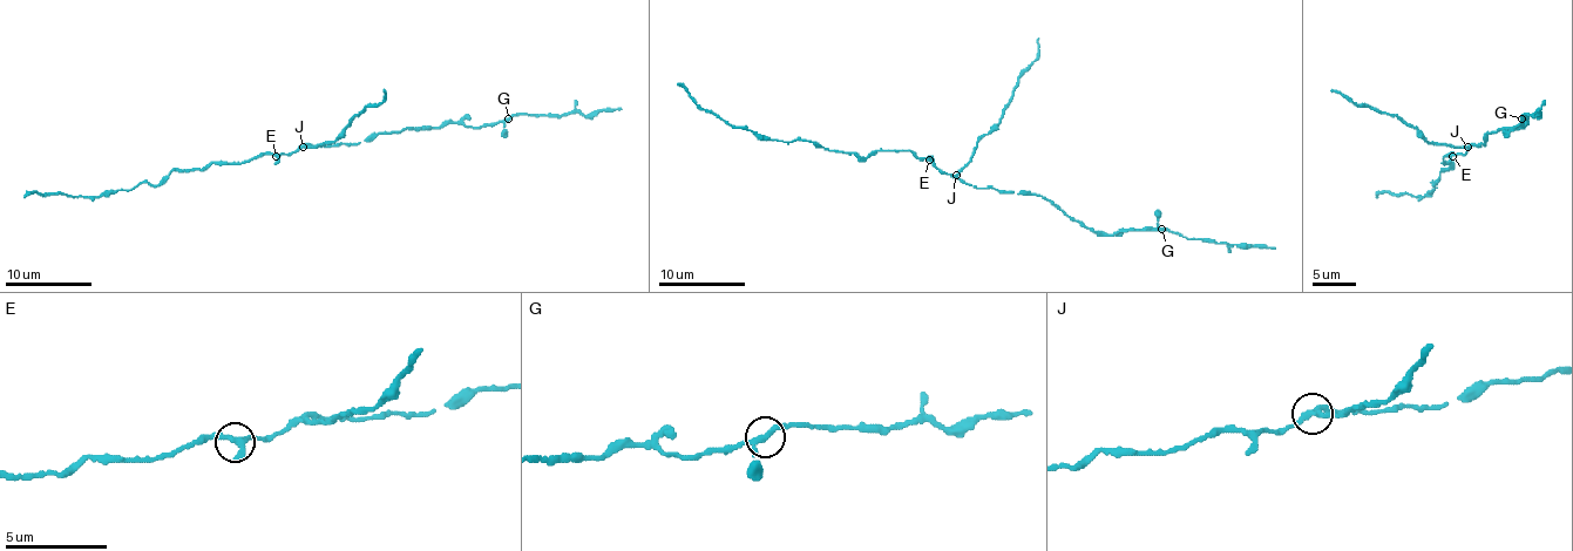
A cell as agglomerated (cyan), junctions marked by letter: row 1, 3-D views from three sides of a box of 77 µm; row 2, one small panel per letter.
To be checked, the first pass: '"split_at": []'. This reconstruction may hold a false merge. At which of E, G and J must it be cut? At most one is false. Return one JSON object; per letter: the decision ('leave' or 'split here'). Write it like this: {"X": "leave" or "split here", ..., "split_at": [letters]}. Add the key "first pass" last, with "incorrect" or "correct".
{"E": "leave", "G": "leave", "J": "split here", "split_at": ["J"], "first pass": "incorrect"}

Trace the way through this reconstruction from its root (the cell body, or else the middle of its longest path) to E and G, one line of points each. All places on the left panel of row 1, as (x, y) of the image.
E: (310, 145), (276, 156)
G: (310, 145), (359, 143), (407, 128), (439, 128), (448, 123), (480, 128), (508, 118)

